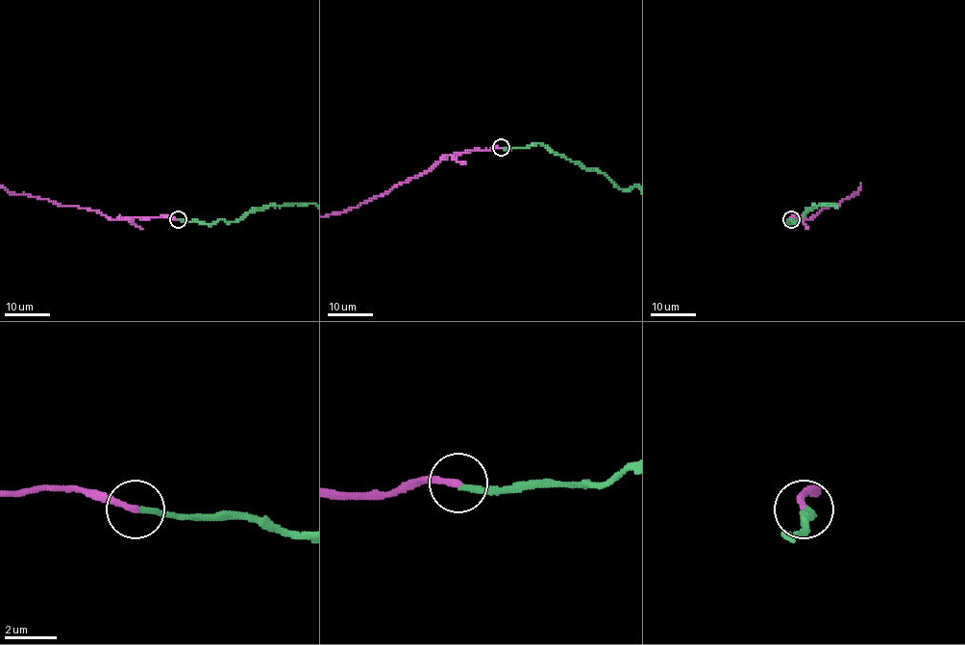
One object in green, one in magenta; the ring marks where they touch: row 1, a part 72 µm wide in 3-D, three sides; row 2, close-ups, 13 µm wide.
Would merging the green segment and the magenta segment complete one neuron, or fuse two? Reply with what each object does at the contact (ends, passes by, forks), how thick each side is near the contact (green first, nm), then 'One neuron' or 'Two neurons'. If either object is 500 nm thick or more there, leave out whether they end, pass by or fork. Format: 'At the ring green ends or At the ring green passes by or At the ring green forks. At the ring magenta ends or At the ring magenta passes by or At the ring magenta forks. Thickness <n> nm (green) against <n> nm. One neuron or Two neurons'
At the ring green ends. At the ring magenta ends. Thickness 240 nm (green) against 240 nm. One neuron

